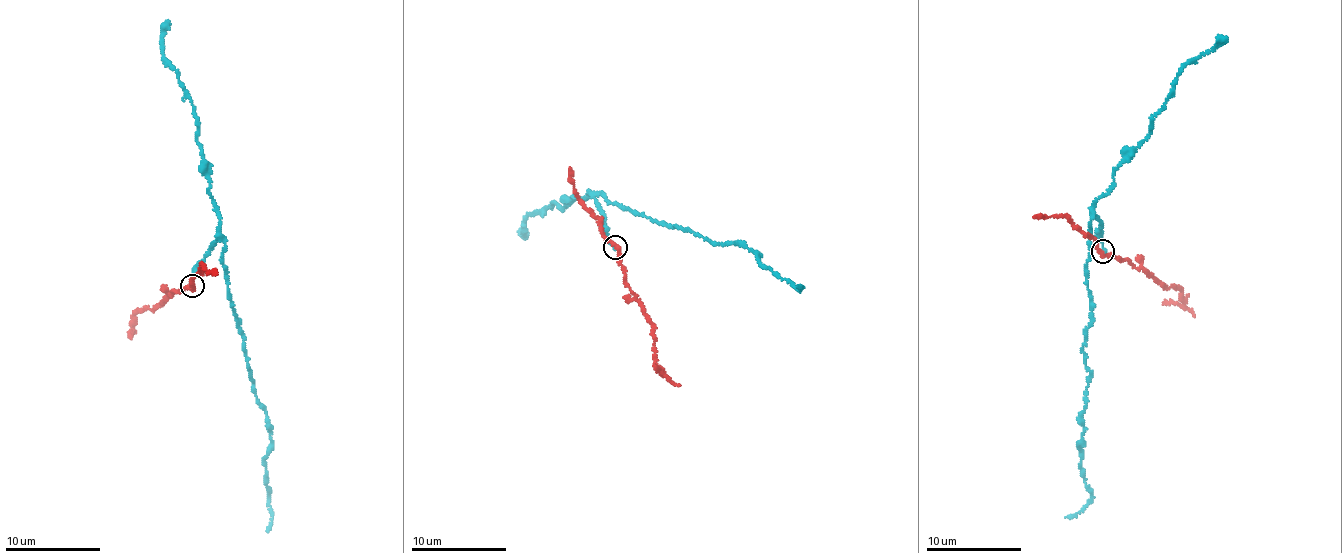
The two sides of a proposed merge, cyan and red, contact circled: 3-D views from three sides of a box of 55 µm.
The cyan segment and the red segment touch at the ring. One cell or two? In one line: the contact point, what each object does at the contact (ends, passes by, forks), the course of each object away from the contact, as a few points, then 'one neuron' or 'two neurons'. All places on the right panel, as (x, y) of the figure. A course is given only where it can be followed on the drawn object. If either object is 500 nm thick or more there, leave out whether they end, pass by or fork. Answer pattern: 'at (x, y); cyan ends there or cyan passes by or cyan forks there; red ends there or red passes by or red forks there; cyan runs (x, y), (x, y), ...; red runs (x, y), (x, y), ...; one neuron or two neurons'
at (1102, 251); cyan ends there; red passes by; cyan runs (1103, 251), (1101, 220), (1093, 215), (1091, 317), (1083, 348), (1090, 382), (1080, 456), (1091, 501), (1065, 517); red runs (1103, 251), (1126, 259), (1164, 286), (1182, 292), (1184, 307), (1194, 317); two neurons

